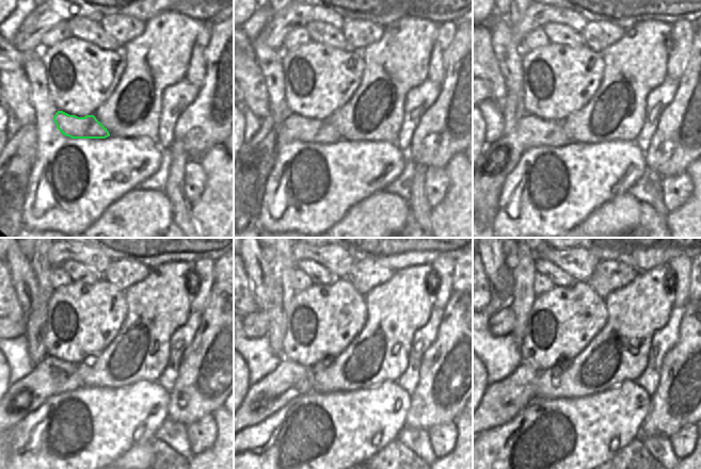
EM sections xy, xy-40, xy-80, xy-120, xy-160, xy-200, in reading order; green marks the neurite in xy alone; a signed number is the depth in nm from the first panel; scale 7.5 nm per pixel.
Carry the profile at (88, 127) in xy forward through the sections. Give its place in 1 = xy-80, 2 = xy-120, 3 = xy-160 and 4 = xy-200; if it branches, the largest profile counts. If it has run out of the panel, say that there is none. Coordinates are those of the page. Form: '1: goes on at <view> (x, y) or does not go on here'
1: goes on at xy-80 (498, 159)
2: goes on at xy-120 (52, 376)
3: goes on at xy-160 (290, 379)
4: goes on at xy-200 (502, 401)

